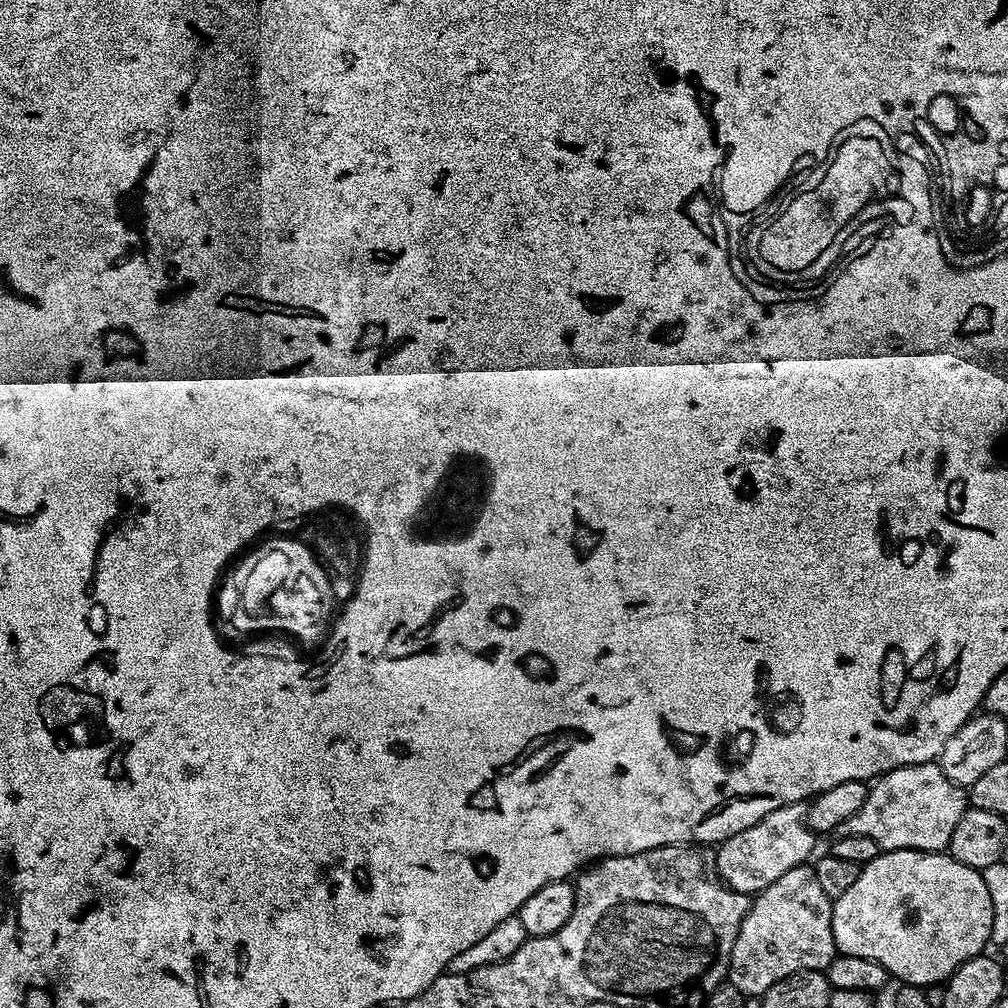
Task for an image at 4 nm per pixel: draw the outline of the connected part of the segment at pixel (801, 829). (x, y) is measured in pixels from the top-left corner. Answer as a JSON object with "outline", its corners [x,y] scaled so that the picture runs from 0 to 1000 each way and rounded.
{"outline":[[[781,798],[760,808],[748,819],[728,827],[709,842],[710,865],[714,872],[729,885],[753,887],[757,881],[772,875],[780,863],[788,863],[793,857],[802,857],[802,848],[811,830],[802,820],[802,798]]]}

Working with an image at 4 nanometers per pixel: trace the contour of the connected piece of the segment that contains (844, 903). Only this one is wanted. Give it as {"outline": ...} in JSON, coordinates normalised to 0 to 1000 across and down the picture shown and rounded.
{"outline":[[[891,843],[890,845],[874,844],[861,857],[854,860],[851,867],[851,875],[839,883],[825,898],[825,922],[827,923],[827,935],[829,943],[835,948],[846,948],[847,950],[863,950],[863,954],[871,954],[881,964],[882,969],[888,970],[893,976],[907,976],[920,978],[939,973],[945,964],[954,958],[962,950],[973,947],[976,939],[981,939],[984,931],[984,916],[986,915],[986,899],[982,899],[982,887],[978,884],[978,875],[975,868],[969,862],[950,855],[945,849],[932,845],[908,845],[907,843]]]}

